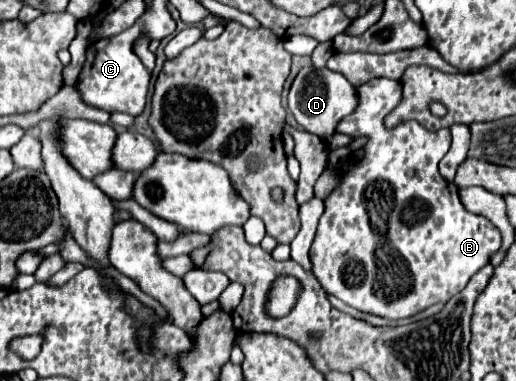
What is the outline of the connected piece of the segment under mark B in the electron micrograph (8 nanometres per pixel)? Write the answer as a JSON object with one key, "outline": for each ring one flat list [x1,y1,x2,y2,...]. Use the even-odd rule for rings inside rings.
{"outline":[[372,78,370,82,358,86,356,94,356,110,340,120,336,132,350,138,364,136,368,142,362,146,364,156,360,160,352,156,342,162,340,184,324,200,322,222,318,222,318,232,310,248,312,274,328,294,360,312,392,320,410,318,436,302,448,302,456,296,468,284,470,276,486,266,492,252,500,248,500,232,488,218,468,212,460,202,456,184,446,182,440,176,438,162,450,148,450,132,446,128,428,132,414,120,402,122,392,130,384,128,384,116,402,102,400,82],[366,208,380,208,380,230,374,230]]}

